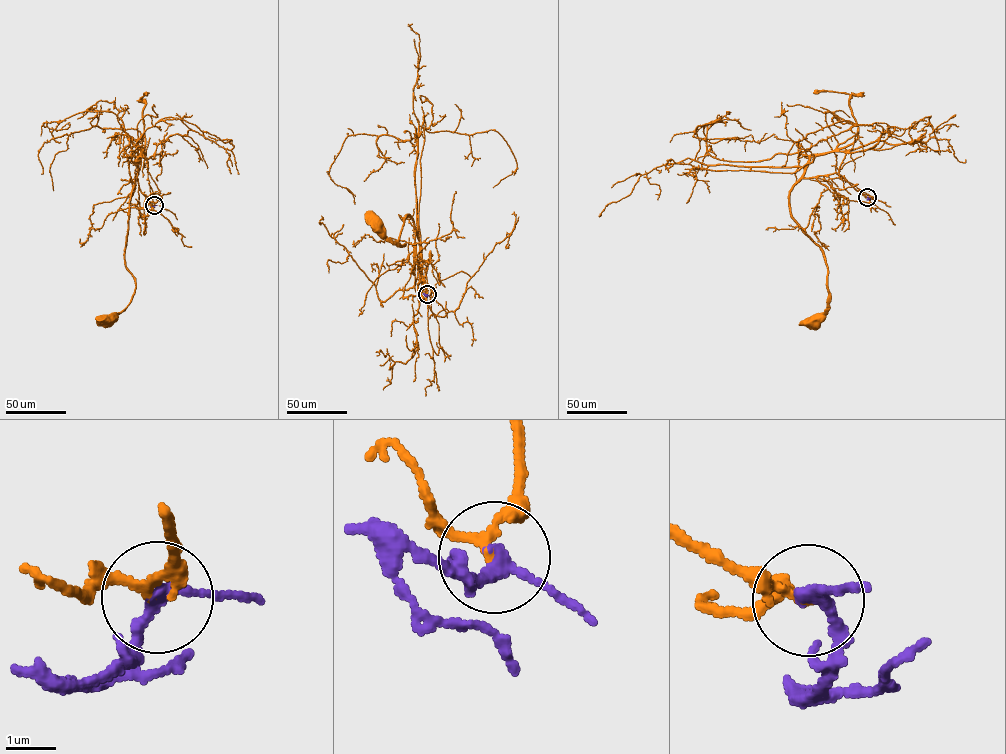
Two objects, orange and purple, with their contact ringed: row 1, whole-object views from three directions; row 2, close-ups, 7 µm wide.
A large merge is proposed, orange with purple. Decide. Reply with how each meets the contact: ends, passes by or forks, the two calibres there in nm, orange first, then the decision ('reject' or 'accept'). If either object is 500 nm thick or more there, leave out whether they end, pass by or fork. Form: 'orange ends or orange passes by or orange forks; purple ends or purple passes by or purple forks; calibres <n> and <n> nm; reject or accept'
orange passes by; purple passes by; calibres 130 and 240 nm; accept

